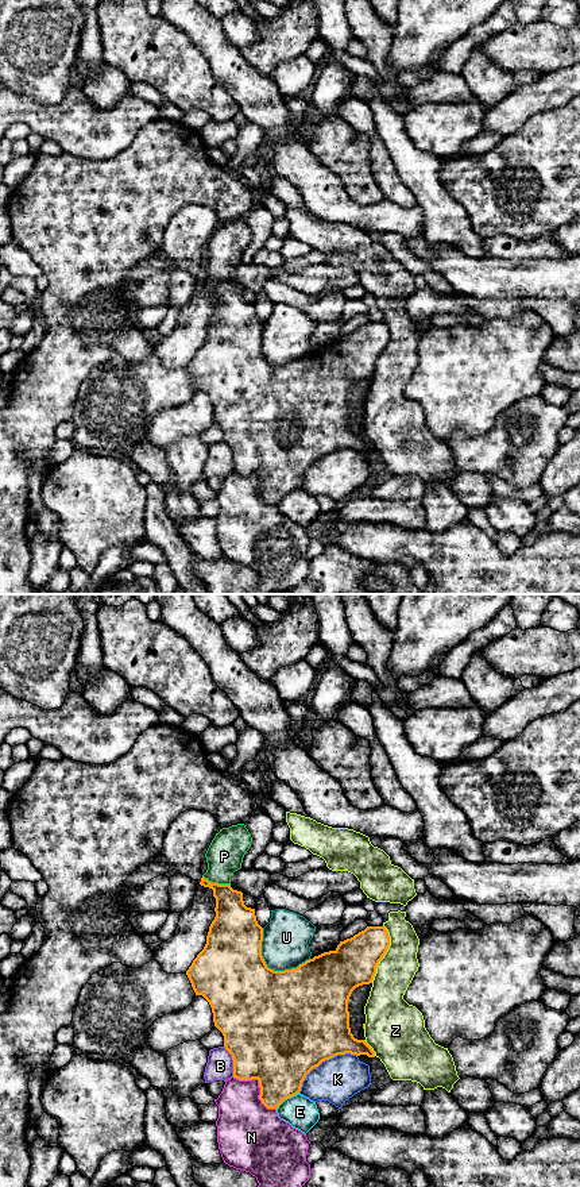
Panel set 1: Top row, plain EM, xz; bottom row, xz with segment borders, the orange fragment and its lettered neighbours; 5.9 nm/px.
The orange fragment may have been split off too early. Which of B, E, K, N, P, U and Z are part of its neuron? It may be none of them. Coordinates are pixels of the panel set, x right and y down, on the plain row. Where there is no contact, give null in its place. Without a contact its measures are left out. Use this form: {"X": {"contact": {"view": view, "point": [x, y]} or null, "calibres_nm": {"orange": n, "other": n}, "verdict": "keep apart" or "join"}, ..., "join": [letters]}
{"B": {"contact": {"view": "xz", "point": [232, 454]}, "calibres_nm": {"orange": 480, "other": 160}, "verdict": "keep apart"}, "E": {"contact": {"view": "xz", "point": [286, 493]}, "calibres_nm": {"orange": 380, "other": 190}, "verdict": "keep apart"}, "K": {"contact": {"view": "xz", "point": [323, 455]}, "calibres_nm": {"orange": 500, "other": 260}, "verdict": "keep apart"}, "N": {"contact": {"view": "xz", "point": [259, 481]}, "calibres_nm": {"orange": 440, "other": 340}, "verdict": "keep apart"}, "P": {"contact": {"view": "xz", "point": [216, 278]}, "calibres_nm": {"orange": 240, "other": 220}, "verdict": "keep apart"}, "U": {"contact": {"view": "xz", "point": [270, 363]}, "calibres_nm": {"orange": 500, "other": 280}, "verdict": "keep apart"}, "Z": {"contact": {"view": "xz", "point": [385, 349]}, "calibres_nm": {"orange": 280, "other": 220}, "verdict": "keep apart"}, "join": []}

